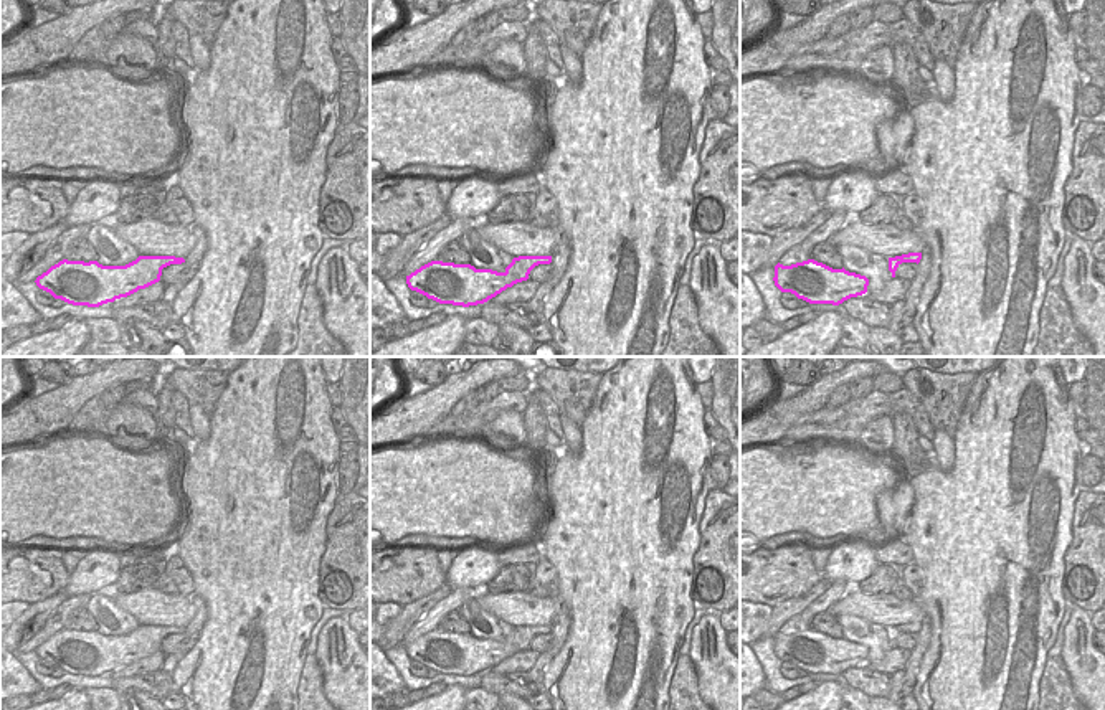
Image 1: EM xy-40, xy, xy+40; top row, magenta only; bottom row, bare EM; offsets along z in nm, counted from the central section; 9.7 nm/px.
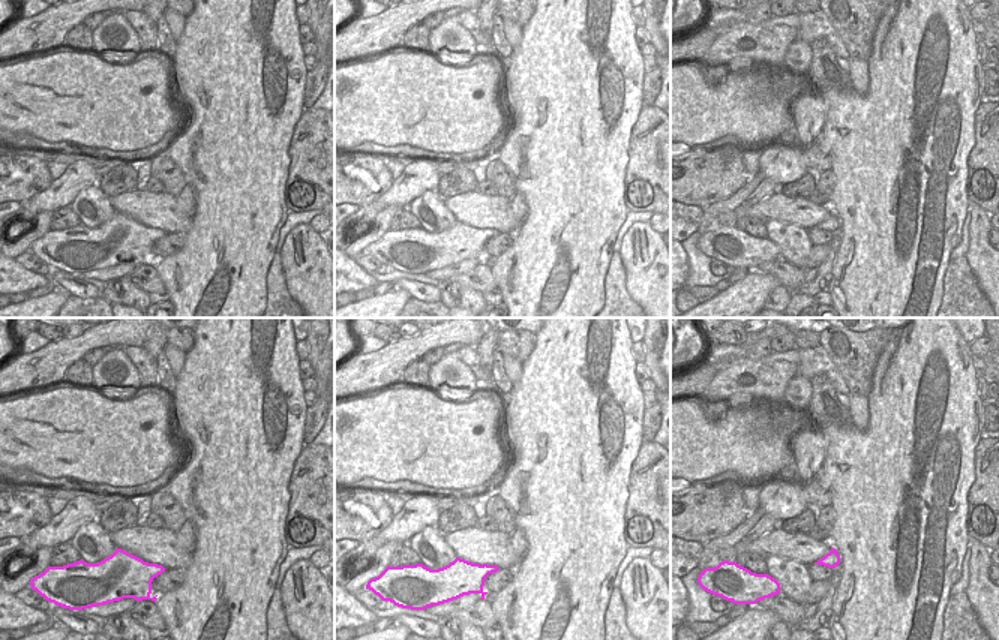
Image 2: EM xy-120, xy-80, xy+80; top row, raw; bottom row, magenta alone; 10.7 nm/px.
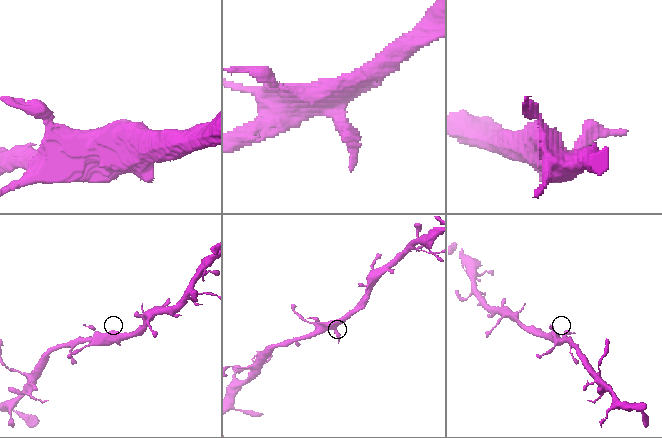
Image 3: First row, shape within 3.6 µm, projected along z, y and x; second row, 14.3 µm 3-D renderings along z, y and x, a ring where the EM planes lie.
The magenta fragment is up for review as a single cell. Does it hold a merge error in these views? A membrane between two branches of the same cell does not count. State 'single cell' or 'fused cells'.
single cell

